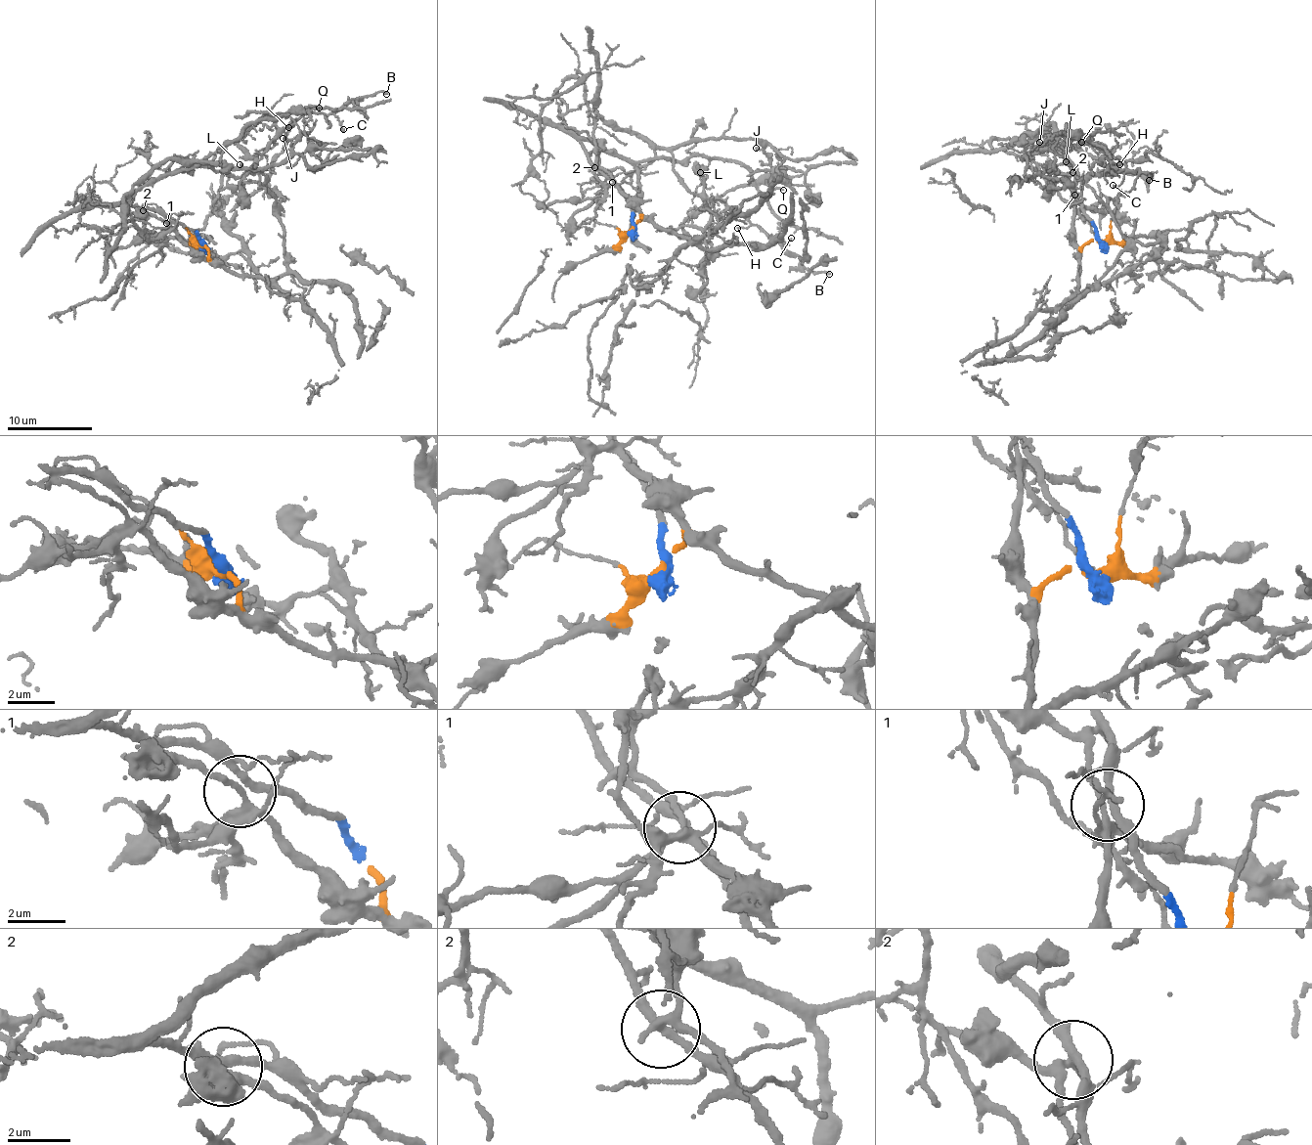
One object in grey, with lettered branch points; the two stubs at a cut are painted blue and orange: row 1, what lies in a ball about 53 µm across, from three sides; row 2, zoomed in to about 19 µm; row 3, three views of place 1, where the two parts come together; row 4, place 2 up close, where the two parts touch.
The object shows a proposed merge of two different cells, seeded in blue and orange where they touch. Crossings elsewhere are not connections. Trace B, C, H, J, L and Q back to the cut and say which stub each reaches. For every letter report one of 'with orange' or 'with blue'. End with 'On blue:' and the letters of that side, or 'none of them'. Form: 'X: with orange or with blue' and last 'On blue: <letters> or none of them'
B: with orange
C: with orange
H: with orange
J: with orange
L: with orange
Q: with blue
On blue: Q

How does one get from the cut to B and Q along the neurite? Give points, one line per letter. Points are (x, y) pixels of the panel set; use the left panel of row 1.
B: (201, 246), (238, 275), (278, 278), (285, 235), (255, 171), (261, 154), (304, 114), (386, 94)
Q: (201, 246), (196, 233), (123, 201), (165, 174), (199, 166), (259, 120), (318, 109)

